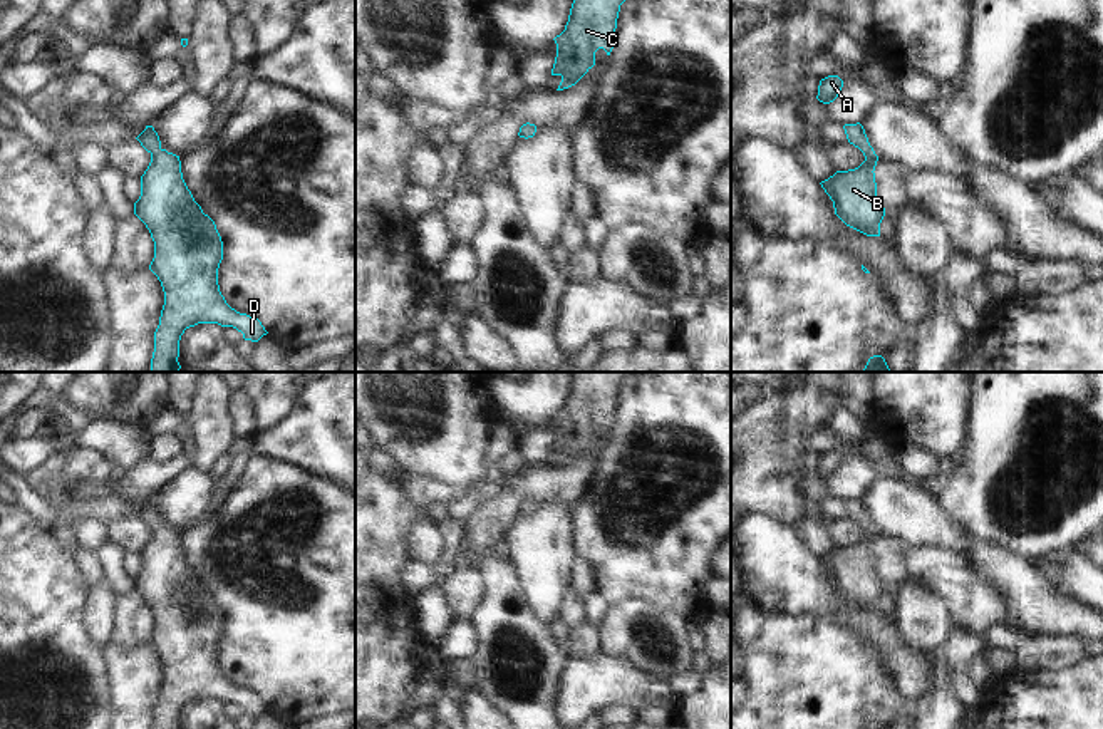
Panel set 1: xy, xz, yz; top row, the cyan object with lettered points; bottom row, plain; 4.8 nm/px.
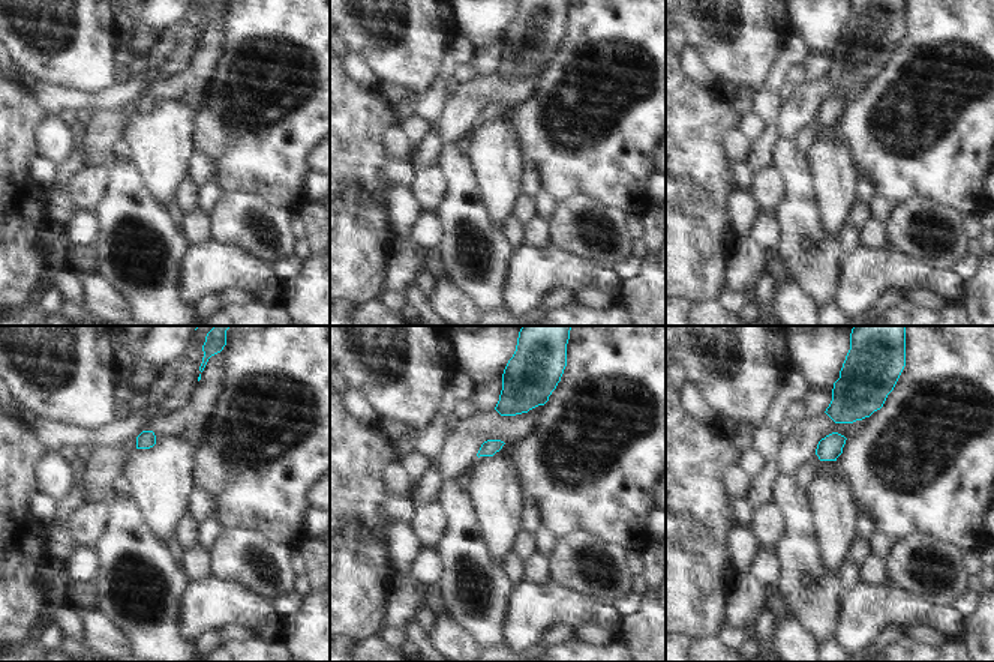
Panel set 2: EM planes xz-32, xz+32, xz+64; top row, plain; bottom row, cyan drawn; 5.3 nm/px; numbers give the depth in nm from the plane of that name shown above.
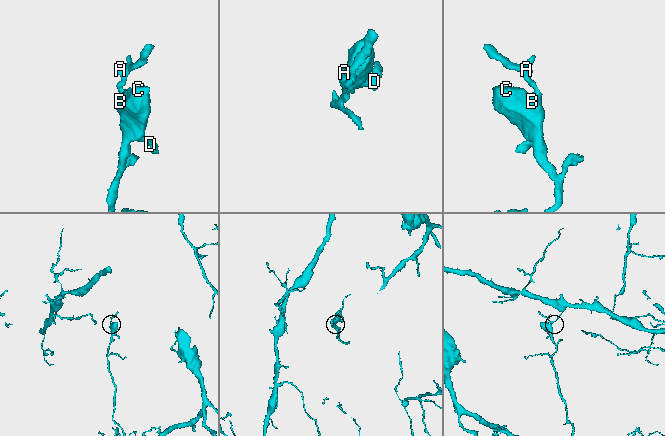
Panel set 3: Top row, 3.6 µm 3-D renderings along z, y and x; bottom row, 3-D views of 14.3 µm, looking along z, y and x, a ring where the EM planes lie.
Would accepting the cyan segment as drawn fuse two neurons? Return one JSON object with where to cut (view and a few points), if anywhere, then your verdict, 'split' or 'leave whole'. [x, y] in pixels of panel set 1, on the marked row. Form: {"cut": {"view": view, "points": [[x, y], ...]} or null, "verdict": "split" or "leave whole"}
{"cut": null, "verdict": "leave whole"}

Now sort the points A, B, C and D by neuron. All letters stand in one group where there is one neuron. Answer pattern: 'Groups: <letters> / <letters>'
Groups: A B C D.

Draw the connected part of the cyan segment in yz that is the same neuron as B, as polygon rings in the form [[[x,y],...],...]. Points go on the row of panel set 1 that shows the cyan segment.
[[[860,122],[845,124],[843,129],[848,142],[863,153],[865,161],[855,169],[836,171],[820,184],[833,201],[835,215],[847,226],[867,236],[880,236],[885,208],[878,201],[873,173],[878,156],[870,146]]]

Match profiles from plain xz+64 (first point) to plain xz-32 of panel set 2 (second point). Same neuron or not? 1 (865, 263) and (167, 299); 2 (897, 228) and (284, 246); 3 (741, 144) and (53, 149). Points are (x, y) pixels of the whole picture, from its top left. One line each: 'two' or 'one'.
1: two
2: one
3: one

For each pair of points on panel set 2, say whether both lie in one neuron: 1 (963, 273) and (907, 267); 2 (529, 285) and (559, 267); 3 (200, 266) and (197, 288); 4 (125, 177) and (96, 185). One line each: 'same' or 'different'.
1: different
2: same
3: same
4: different

